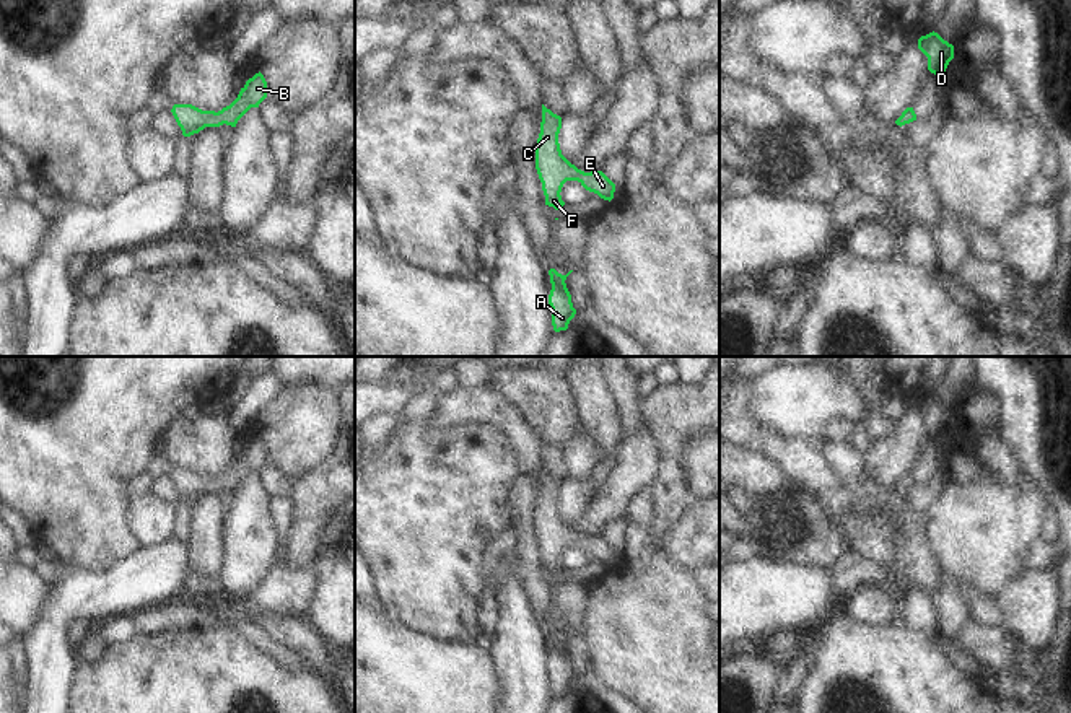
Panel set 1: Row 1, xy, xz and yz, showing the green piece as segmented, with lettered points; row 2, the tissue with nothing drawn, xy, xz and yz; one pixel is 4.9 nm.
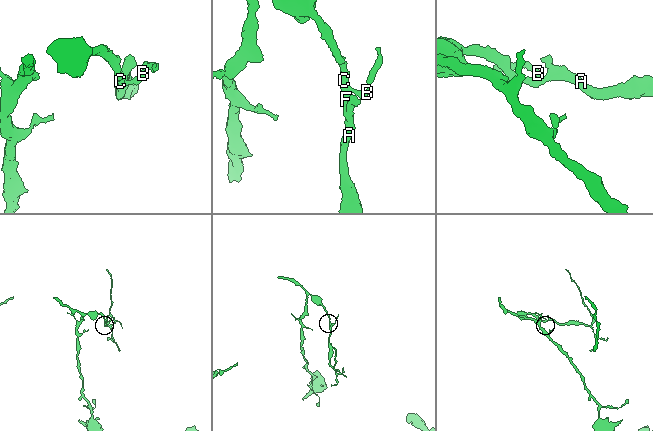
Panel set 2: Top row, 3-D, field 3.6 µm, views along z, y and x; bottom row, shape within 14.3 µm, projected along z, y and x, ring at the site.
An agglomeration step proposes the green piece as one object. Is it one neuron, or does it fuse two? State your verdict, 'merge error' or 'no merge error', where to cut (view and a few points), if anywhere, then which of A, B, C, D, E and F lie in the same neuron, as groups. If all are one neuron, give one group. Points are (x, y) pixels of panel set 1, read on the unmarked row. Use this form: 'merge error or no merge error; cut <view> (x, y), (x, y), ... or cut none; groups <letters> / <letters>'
no merge error; cut none; groups A B C D E F

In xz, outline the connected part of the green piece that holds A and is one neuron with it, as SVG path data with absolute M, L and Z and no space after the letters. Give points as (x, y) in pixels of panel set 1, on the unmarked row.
M555 633L549 635L552 654L549 659L549 669L552 672L552 690L555 697L566 695L570 685L575 682L576 674L571 667L571 659L566 653L566 641L571 638L570 635L566 640L558 638Z

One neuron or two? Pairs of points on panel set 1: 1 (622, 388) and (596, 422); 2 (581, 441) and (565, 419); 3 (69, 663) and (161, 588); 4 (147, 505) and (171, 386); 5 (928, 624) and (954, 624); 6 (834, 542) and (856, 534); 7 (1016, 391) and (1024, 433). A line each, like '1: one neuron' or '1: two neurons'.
1: two neurons
2: two neurons
3: one neuron
4: two neurons
5: two neurons
6: two neurons
7: one neuron

